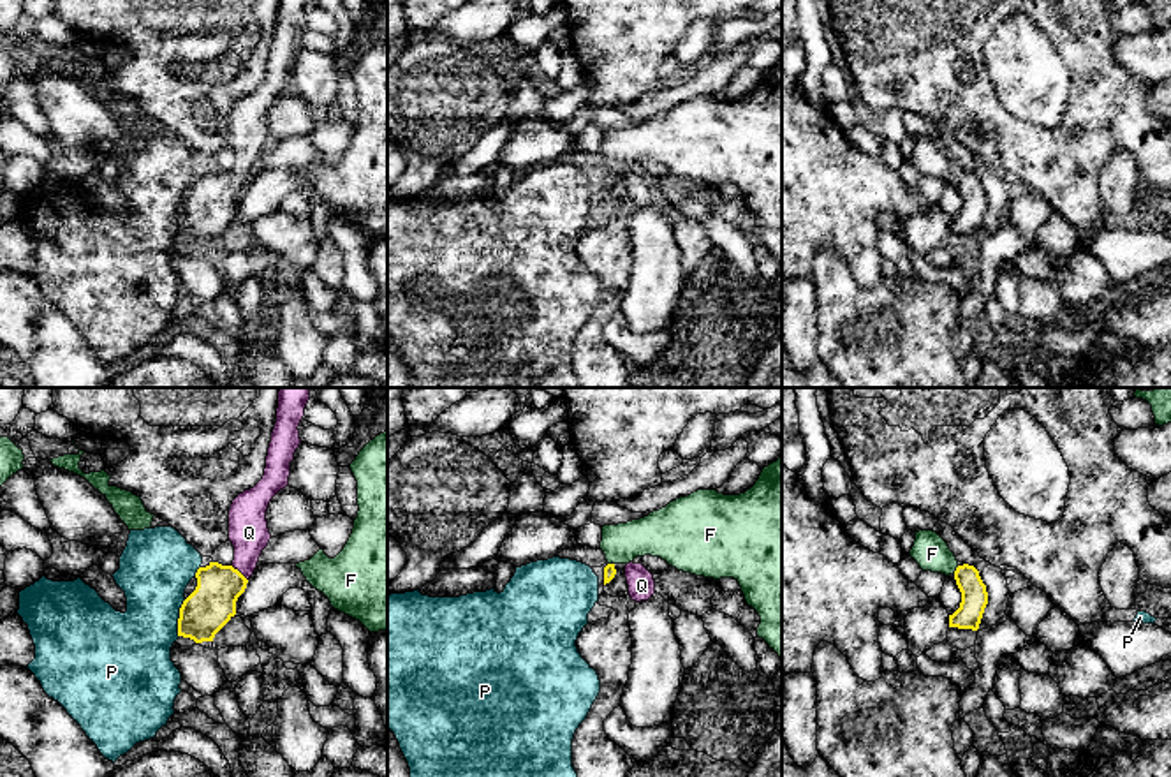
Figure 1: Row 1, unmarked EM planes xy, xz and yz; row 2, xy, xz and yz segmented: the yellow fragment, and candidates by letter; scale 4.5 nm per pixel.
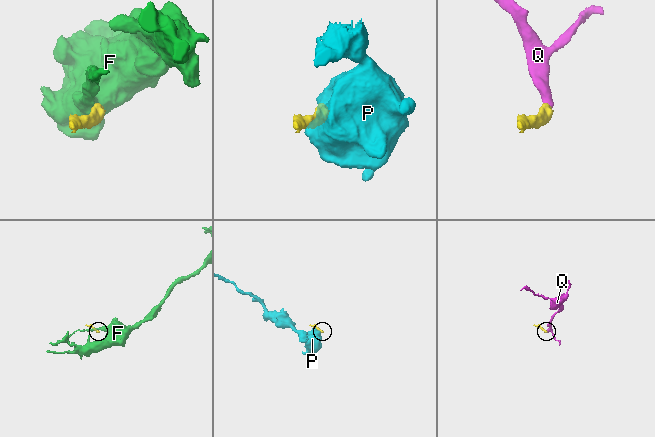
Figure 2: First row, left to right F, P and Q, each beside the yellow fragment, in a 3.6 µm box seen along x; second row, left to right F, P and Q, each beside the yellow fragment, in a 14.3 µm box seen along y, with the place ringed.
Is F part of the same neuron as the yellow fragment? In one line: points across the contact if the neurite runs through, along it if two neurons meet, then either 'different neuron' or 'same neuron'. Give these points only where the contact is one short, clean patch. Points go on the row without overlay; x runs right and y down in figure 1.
along yz (958, 171), (953, 178) | different neuron

